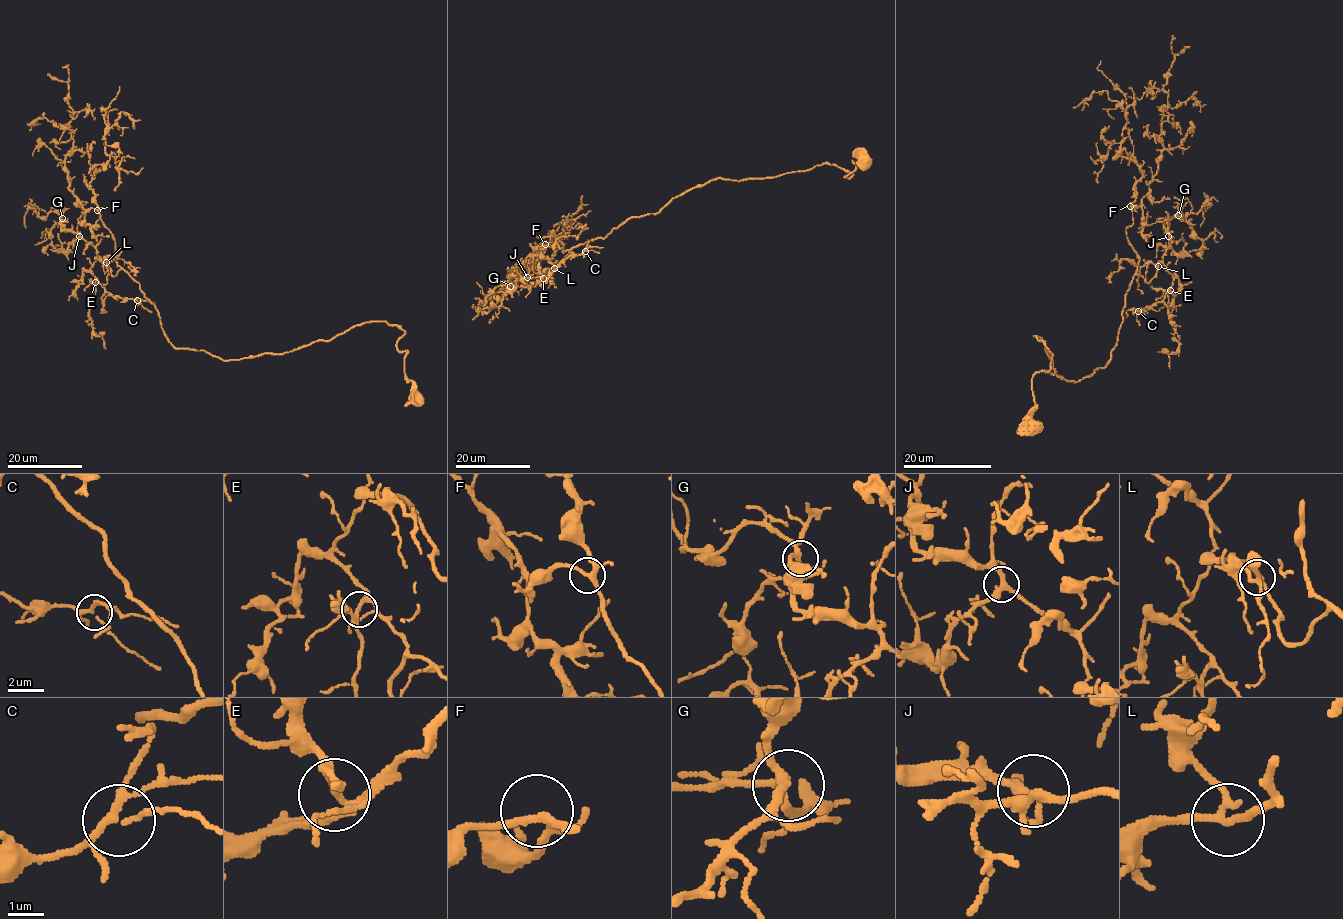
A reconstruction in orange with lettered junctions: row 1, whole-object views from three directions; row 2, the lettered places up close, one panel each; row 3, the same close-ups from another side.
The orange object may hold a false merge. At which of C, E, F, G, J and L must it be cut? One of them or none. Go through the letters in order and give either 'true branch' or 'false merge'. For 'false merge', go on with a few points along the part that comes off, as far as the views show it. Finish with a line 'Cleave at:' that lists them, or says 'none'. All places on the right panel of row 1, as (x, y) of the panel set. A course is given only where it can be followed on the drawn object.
C: true branch
E: true branch
F: true branch
G: true branch
J: true branch
L: true branch
Cleave at: none

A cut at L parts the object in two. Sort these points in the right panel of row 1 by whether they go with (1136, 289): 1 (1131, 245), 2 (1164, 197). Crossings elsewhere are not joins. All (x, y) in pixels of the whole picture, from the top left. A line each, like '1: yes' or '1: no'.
1: no
2: no

